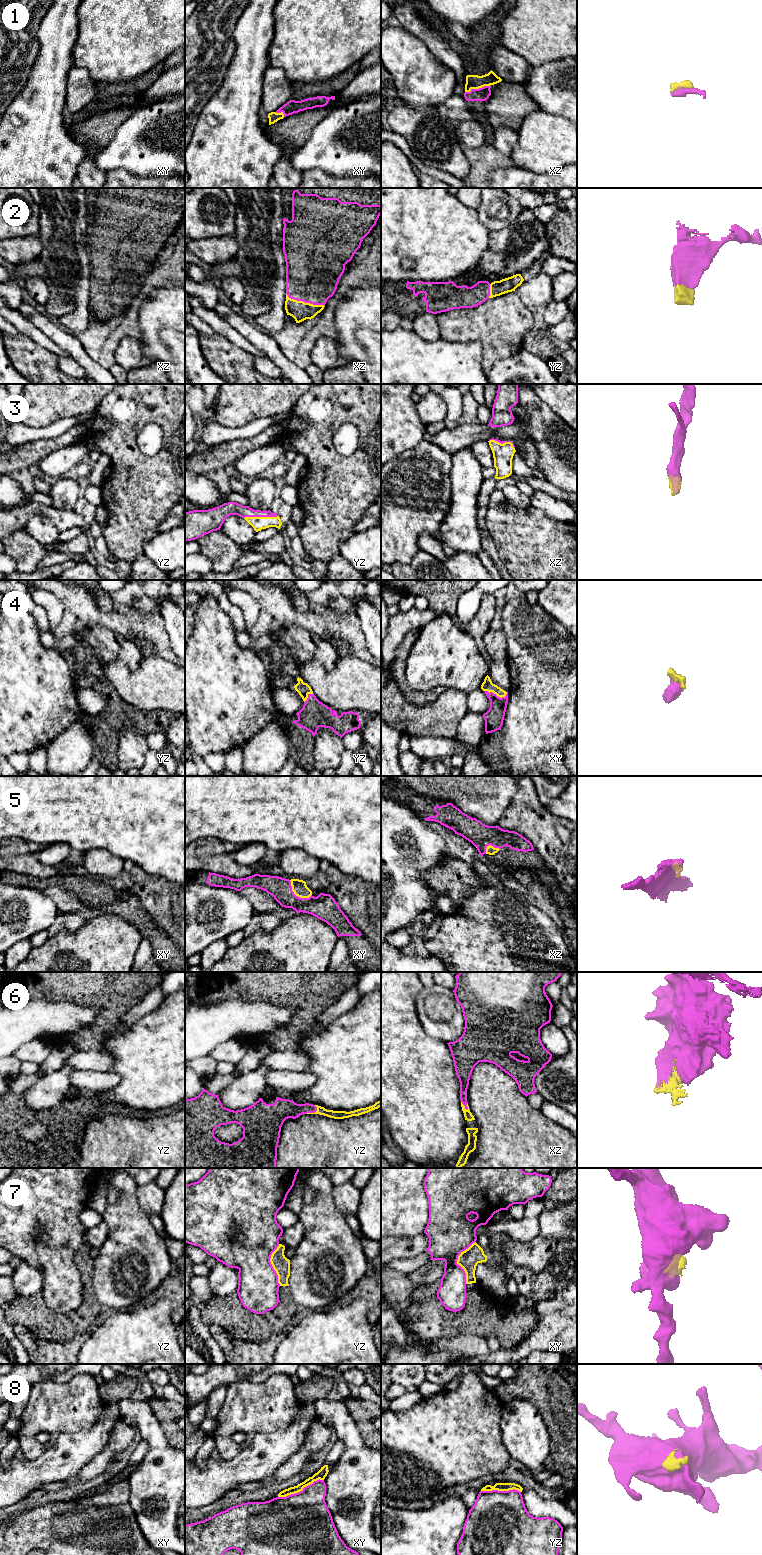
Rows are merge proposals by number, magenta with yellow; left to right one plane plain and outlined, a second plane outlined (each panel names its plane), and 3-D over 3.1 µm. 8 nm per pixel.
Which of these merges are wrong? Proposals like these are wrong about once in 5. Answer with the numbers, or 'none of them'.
7, 8

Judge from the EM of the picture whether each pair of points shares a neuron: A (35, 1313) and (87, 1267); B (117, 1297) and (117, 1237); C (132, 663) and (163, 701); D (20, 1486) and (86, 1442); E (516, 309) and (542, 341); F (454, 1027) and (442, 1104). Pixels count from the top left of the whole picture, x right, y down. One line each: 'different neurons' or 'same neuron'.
A: same neuron
B: same neuron
C: different neurons
D: same neuron
E: different neurons
F: different neurons

